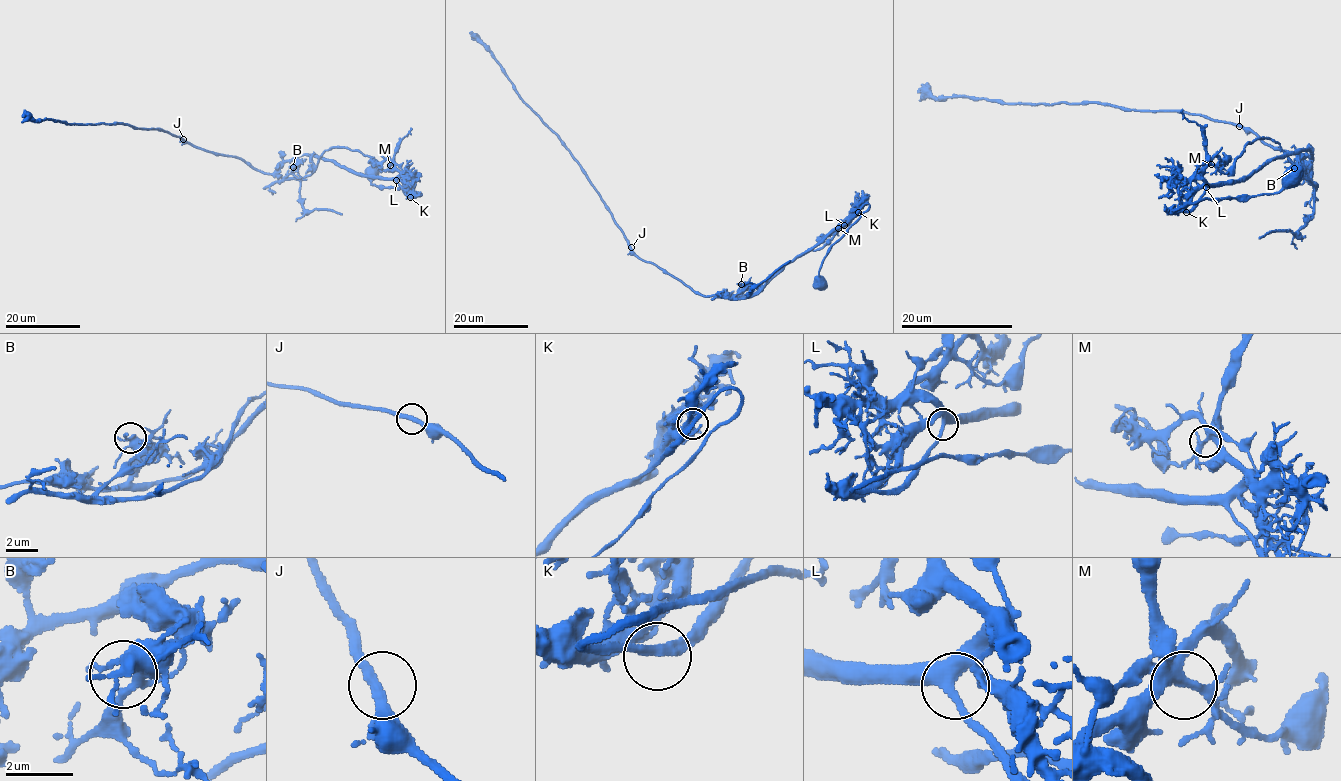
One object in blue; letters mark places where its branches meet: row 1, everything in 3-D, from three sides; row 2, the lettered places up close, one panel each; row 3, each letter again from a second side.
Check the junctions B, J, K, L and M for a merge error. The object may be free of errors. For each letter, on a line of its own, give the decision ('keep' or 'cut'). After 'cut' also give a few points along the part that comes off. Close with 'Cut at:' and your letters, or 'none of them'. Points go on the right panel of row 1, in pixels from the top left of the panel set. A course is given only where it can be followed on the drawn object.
B: keep
J: keep
K: keep
L: keep
M: cut; foreign part runs (1211, 165), (1225, 173), (1248, 144), (1270, 138), (1314, 189), (1314, 214), (1297, 231), (1270, 231), (1259, 238)
Cut at: M

